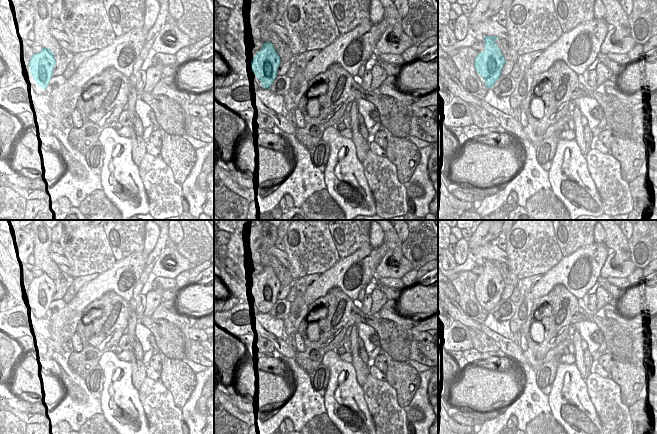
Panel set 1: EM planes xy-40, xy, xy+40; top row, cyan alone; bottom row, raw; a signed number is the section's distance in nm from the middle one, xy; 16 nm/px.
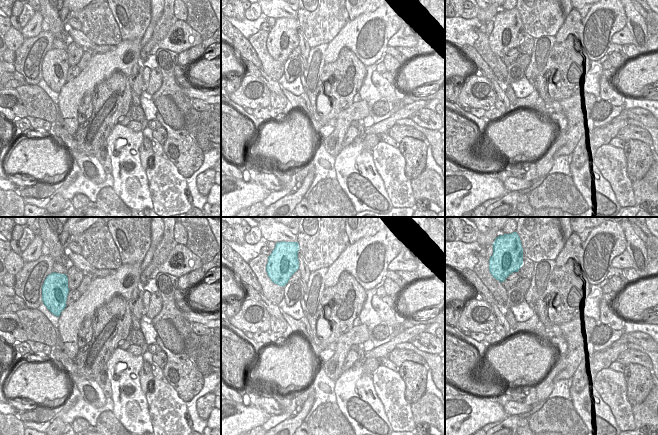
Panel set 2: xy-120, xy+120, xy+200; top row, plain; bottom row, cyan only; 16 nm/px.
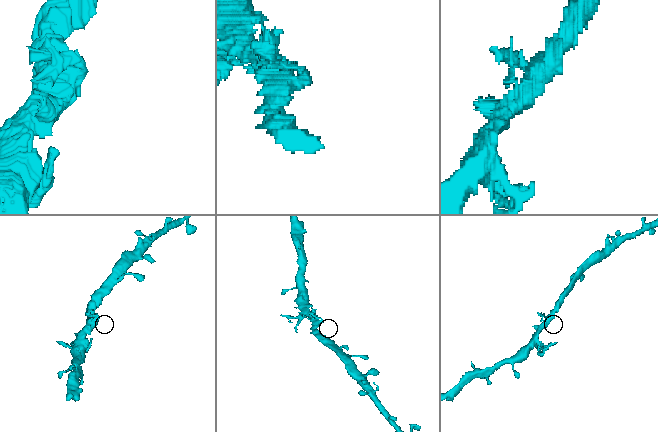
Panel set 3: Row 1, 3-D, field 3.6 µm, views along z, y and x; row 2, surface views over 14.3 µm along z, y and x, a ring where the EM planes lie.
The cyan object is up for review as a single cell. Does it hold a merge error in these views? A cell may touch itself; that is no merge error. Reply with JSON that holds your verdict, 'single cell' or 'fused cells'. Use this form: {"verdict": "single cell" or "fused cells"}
{"verdict": "single cell"}

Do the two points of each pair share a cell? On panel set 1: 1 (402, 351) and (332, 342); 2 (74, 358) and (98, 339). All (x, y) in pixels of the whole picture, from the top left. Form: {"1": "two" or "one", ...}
{"1": "one", "2": "one"}

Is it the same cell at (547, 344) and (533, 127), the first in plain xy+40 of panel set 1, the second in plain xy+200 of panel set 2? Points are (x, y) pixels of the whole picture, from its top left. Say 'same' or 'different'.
different

